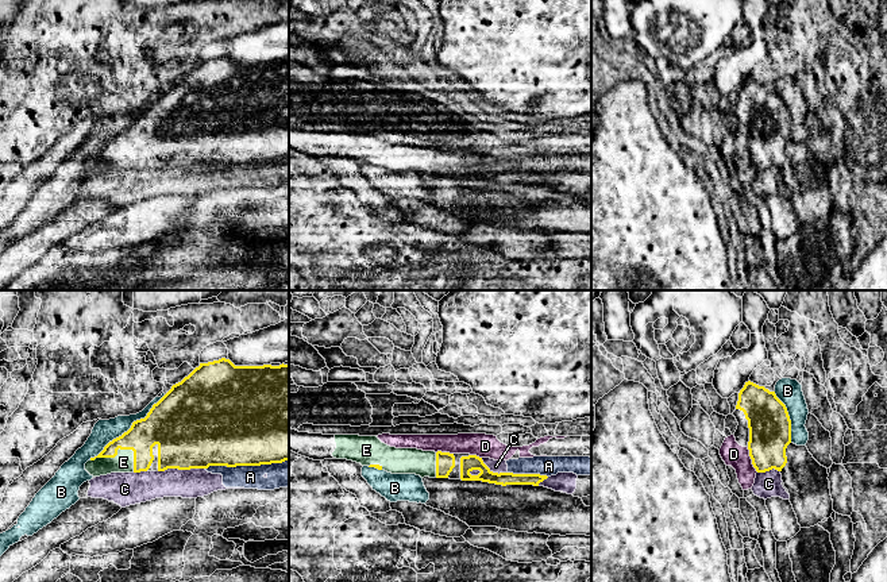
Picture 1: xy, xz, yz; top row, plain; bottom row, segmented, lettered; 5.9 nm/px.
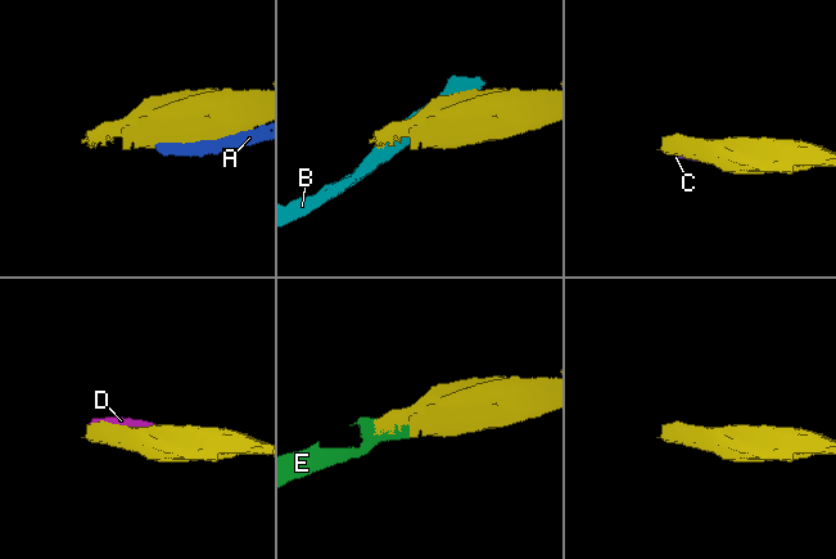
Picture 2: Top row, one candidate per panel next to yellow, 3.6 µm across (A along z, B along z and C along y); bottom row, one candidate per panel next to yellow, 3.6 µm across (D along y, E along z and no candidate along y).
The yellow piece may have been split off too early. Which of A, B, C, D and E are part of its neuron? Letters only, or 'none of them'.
E

